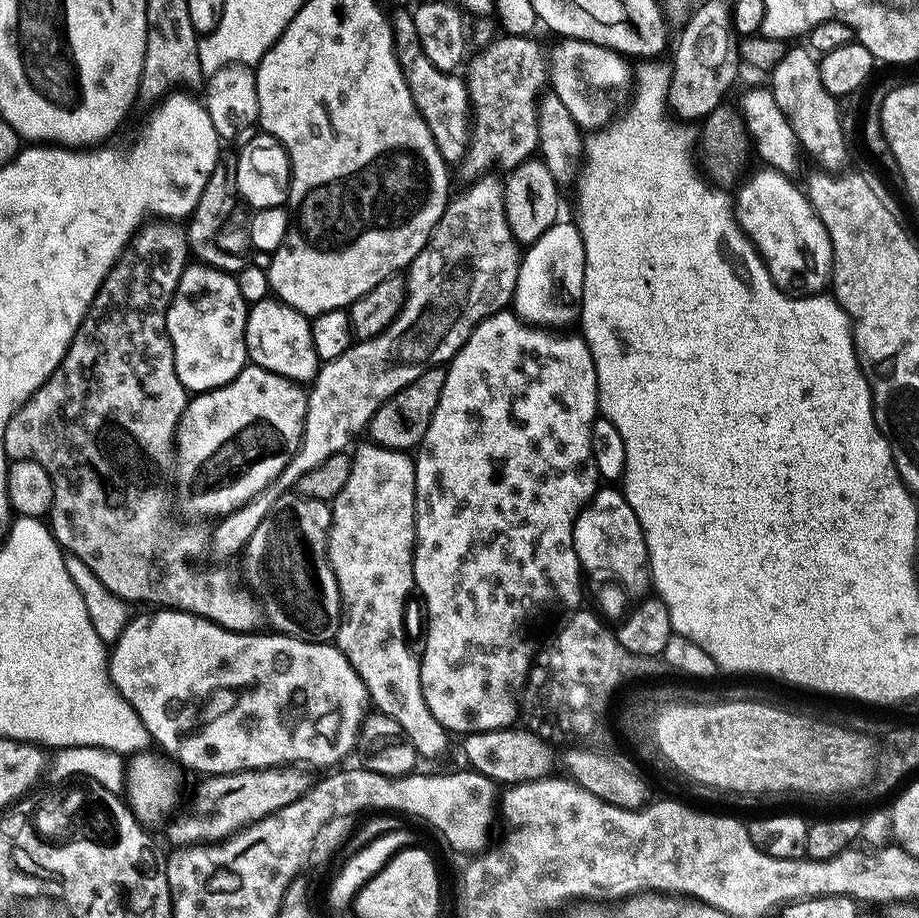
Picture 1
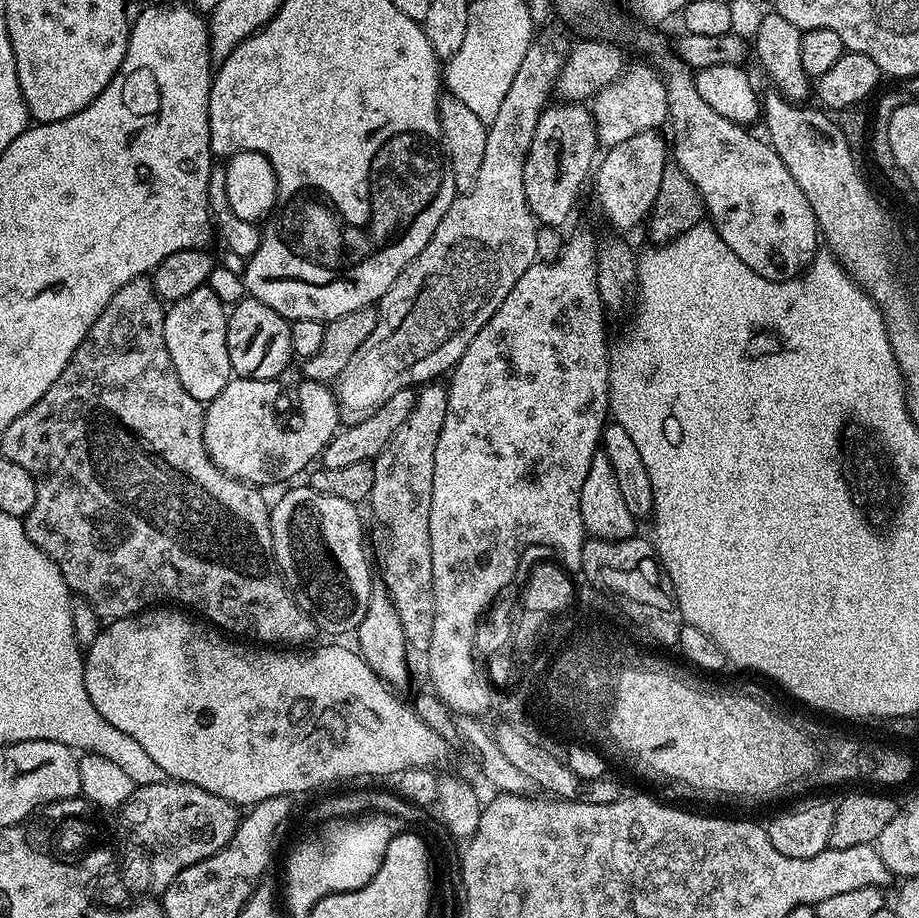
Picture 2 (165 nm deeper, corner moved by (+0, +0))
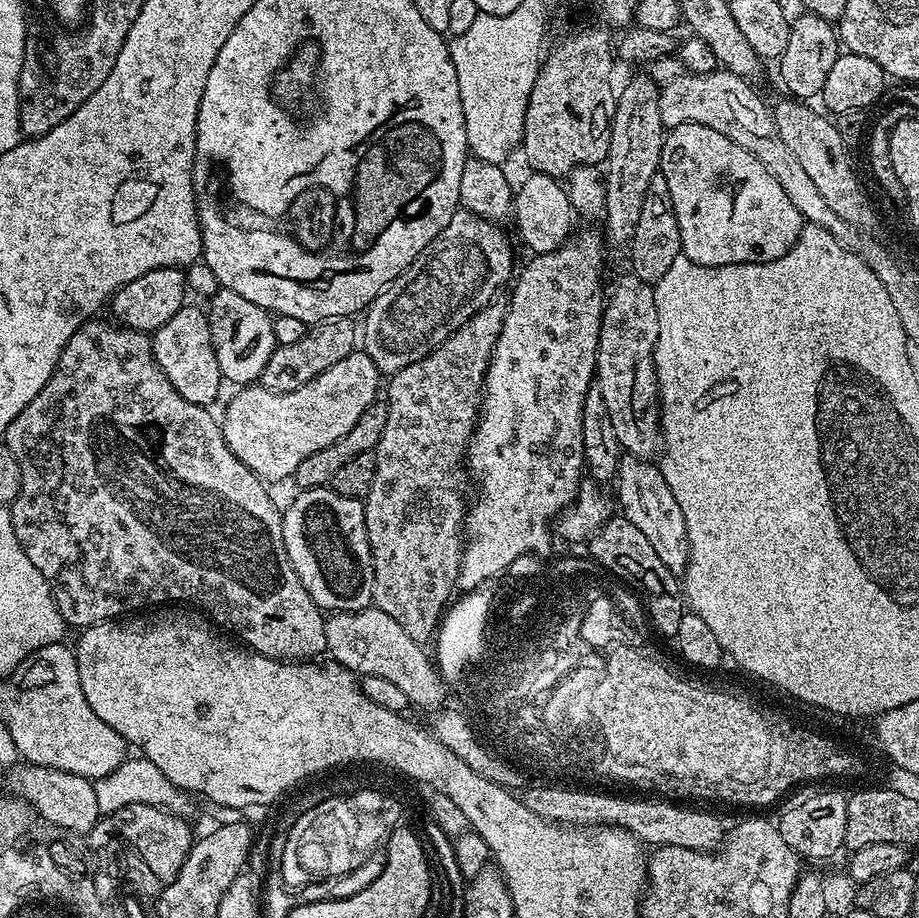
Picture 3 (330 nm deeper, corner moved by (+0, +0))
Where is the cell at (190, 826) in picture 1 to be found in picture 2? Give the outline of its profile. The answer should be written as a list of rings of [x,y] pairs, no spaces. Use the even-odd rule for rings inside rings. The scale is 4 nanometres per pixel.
[[[171,778],[163,784],[133,787],[130,798],[118,809],[118,828],[133,835],[134,850],[145,851],[150,859],[151,879],[160,890],[168,888],[175,876],[186,870],[186,866],[194,866],[227,846],[230,838],[234,838],[241,819],[241,809],[226,798],[218,798],[218,794],[210,794],[210,790],[202,790],[197,784],[181,784]]]

